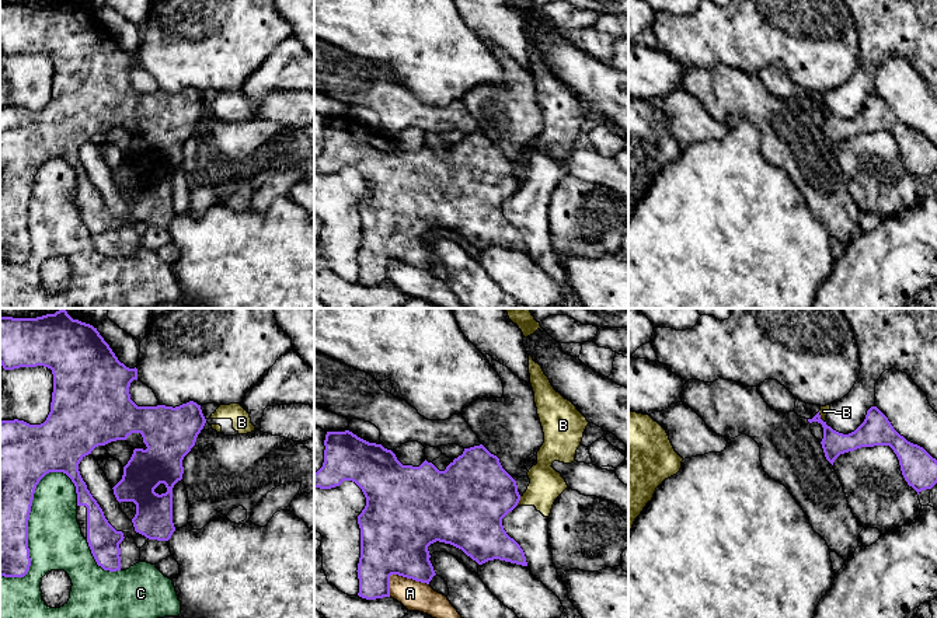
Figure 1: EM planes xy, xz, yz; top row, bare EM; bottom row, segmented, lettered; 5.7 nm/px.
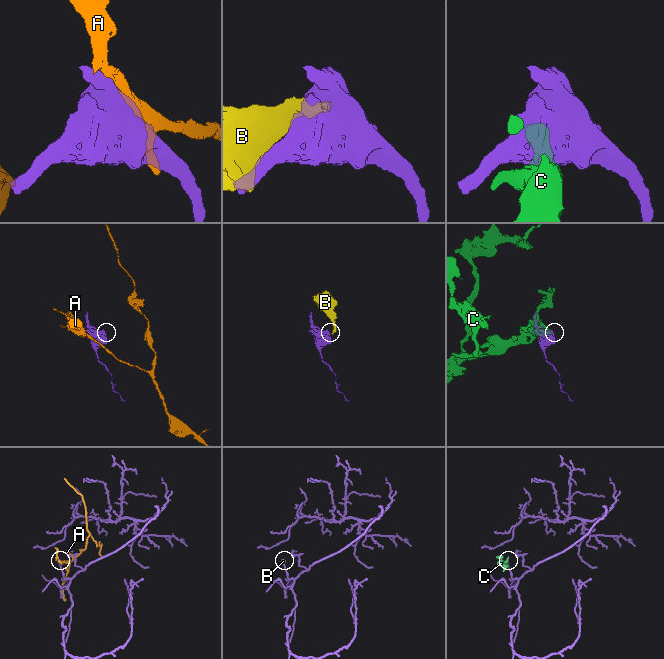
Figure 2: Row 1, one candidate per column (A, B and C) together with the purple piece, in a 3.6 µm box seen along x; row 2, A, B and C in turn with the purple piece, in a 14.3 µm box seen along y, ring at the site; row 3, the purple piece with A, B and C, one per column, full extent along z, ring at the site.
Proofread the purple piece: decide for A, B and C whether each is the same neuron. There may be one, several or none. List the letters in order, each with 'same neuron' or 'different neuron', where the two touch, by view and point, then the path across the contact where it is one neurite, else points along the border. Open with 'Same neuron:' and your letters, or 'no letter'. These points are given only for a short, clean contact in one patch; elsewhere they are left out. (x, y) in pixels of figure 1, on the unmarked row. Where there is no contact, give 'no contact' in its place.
Same neuron: no letter
A: different neuron; contact xz (399, 261)
B: different neuron; contact yz (819, 104); border yz (818, 98), (825, 108)
C: different neuron; contact xy (27, 213)

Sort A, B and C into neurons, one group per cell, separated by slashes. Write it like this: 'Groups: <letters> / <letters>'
Groups: A / B / C

